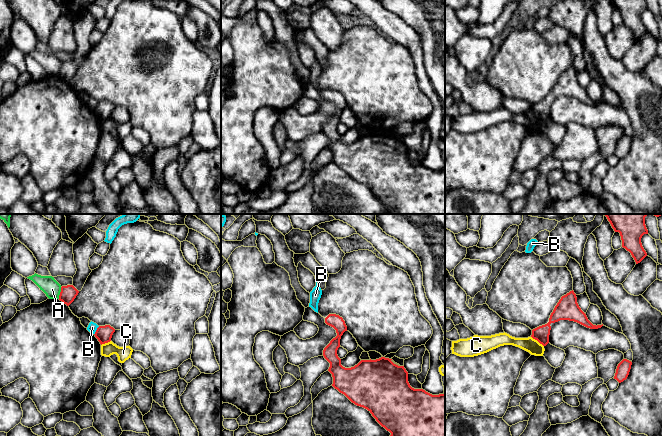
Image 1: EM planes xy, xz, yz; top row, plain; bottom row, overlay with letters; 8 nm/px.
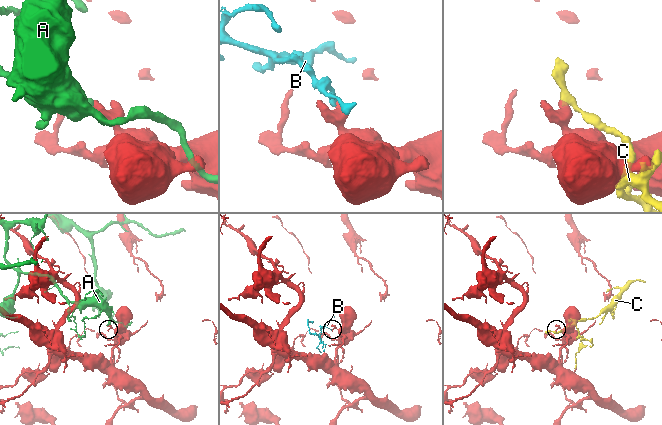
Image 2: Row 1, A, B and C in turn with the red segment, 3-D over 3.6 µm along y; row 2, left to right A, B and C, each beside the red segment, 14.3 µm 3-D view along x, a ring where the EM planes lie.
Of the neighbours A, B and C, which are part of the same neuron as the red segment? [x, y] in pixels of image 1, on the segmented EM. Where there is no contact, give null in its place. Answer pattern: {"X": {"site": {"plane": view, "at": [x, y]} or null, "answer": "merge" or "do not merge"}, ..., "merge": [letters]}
{"A": {"site": {"plane": "xy", "at": [60, 293]}, "answer": "do not merge"}, "B": {"site": {"plane": "xy", "at": [96, 330]}, "answer": "do not merge"}, "C": {"site": {"plane": "yz", "at": [537, 340]}, "answer": "do not merge"}, "merge": []}

